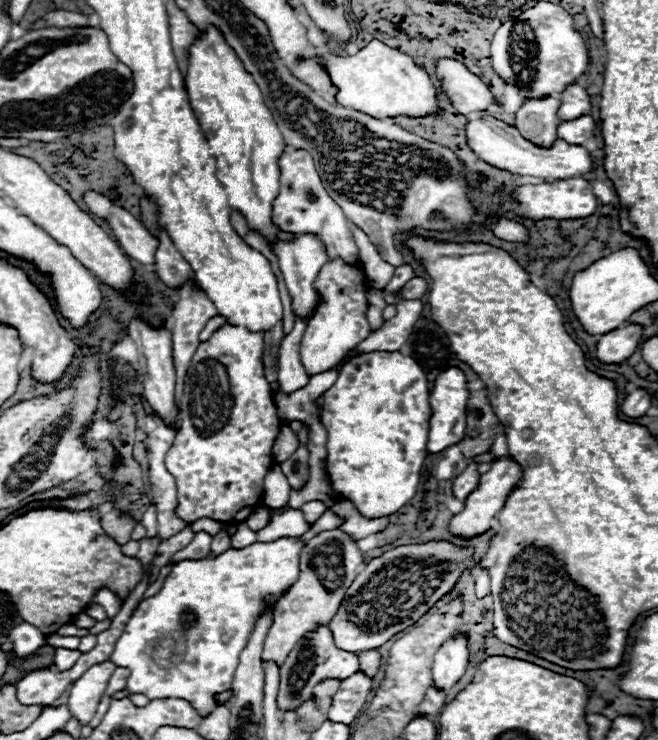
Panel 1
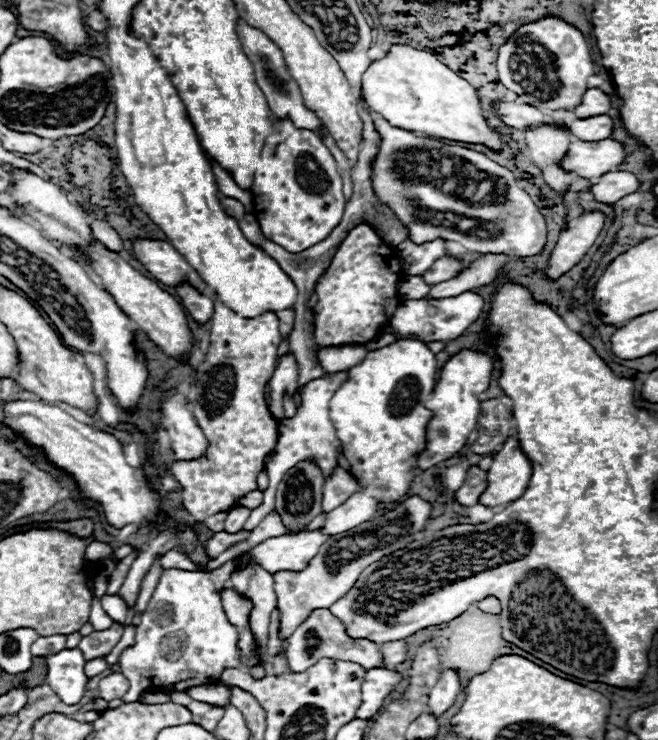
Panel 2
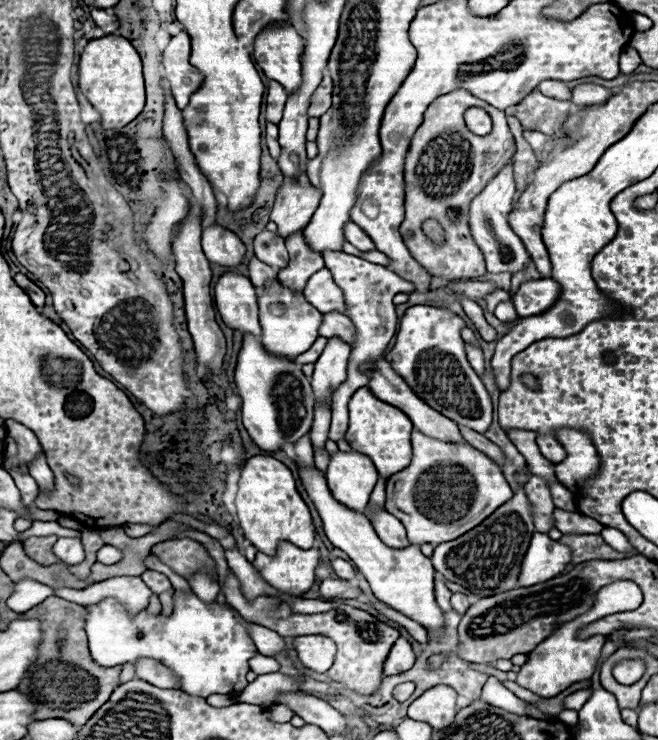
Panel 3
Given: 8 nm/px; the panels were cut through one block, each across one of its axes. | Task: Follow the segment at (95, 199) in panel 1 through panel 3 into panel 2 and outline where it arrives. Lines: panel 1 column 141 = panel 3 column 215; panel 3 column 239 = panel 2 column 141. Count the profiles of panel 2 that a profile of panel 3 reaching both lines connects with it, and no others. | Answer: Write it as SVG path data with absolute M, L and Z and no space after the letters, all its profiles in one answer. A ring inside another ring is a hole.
M138 238L132 242L132 252L136 260L162 284L174 286L180 280L190 280L200 292L206 292L206 284L192 270L184 256L166 240L148 240Z

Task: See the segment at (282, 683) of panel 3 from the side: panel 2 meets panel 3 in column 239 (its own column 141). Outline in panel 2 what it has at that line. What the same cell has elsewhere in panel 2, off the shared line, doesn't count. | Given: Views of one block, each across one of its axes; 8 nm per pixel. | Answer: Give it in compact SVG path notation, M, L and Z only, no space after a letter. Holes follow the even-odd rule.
M146 692L146 694L142 694L140 696L140 702L144 702L144 704L162 704L162 702L168 702L170 698L168 698L168 694L166 692Z

